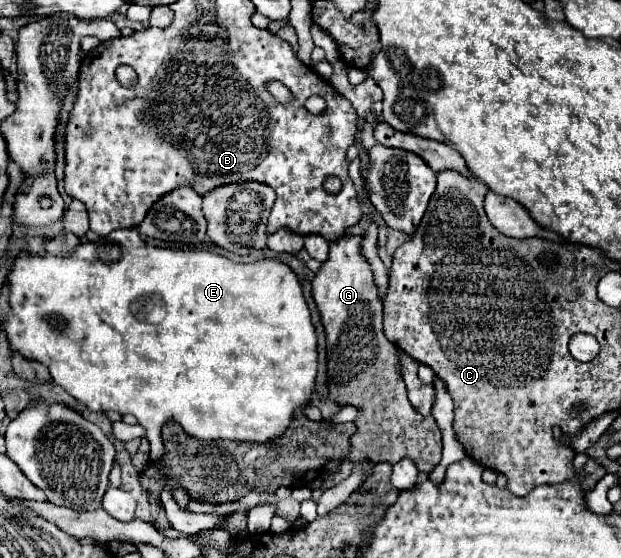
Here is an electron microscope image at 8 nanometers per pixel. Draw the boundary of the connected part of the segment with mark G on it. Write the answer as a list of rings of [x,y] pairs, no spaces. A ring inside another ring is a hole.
[[[343,236],[341,240],[333,242],[333,244],[331,244],[331,250],[329,250],[329,260],[321,266],[321,270],[317,272],[317,276],[315,276],[315,280],[313,280],[313,300],[315,300],[317,310],[319,310],[319,314],[321,314],[321,322],[323,322],[325,338],[327,338],[327,348],[325,348],[325,350],[327,350],[327,390],[329,390],[329,398],[331,398],[333,402],[337,402],[339,406],[355,406],[355,408],[359,410],[359,416],[357,416],[357,420],[355,420],[357,430],[355,430],[355,434],[351,436],[351,446],[349,446],[349,456],[347,456],[347,460],[353,462],[353,464],[363,464],[363,468],[361,468],[363,476],[371,476],[375,464],[379,464],[379,462],[389,462],[391,465],[394,465],[397,464],[401,458],[407,456],[407,458],[411,458],[411,460],[417,464],[417,468],[419,468],[421,472],[429,474],[429,472],[439,464],[439,460],[441,460],[441,432],[439,432],[439,428],[437,428],[437,424],[435,424],[435,420],[433,420],[433,416],[421,416],[421,414],[409,404],[409,400],[407,400],[407,390],[405,390],[403,378],[401,378],[401,374],[399,374],[399,352],[397,352],[395,344],[391,344],[391,342],[385,338],[385,334],[383,334],[383,304],[381,304],[381,300],[379,300],[377,286],[373,284],[373,272],[371,272],[371,268],[369,268],[369,262],[359,254],[359,244],[361,244],[361,236]]]

